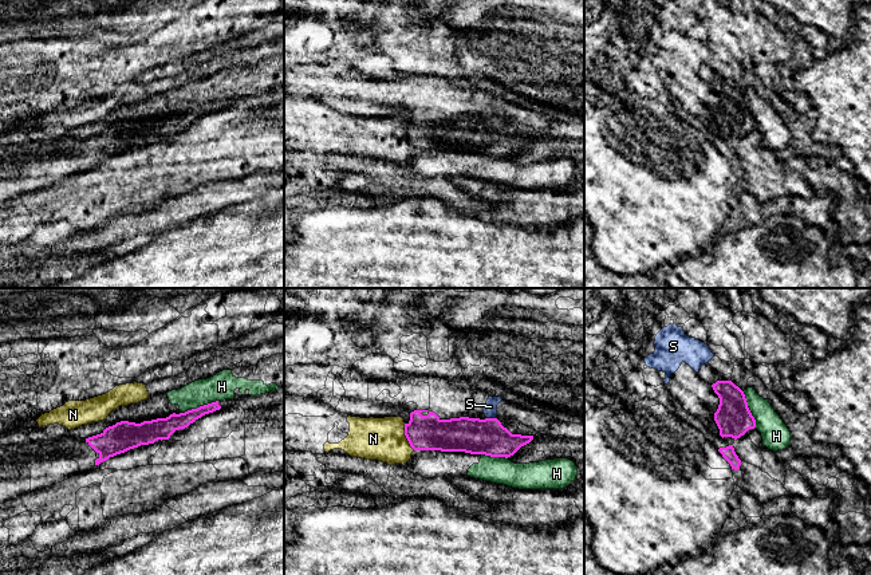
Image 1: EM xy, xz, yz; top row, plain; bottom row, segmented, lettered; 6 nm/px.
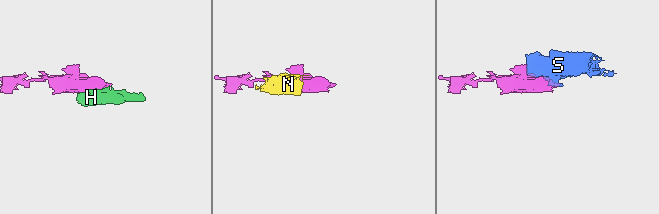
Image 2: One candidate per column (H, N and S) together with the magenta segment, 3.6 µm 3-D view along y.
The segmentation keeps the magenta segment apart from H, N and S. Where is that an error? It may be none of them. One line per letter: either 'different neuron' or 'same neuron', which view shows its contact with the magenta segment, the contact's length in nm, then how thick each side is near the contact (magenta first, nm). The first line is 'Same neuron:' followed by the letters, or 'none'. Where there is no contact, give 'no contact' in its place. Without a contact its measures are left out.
Same neuron: S
H: different neuron | xy | 240 nm | 110/160 nm
N: different neuron | xz | 170 nm | 200/260 nm
S: same neuron | xz | 60 nm | 220/80 nm

